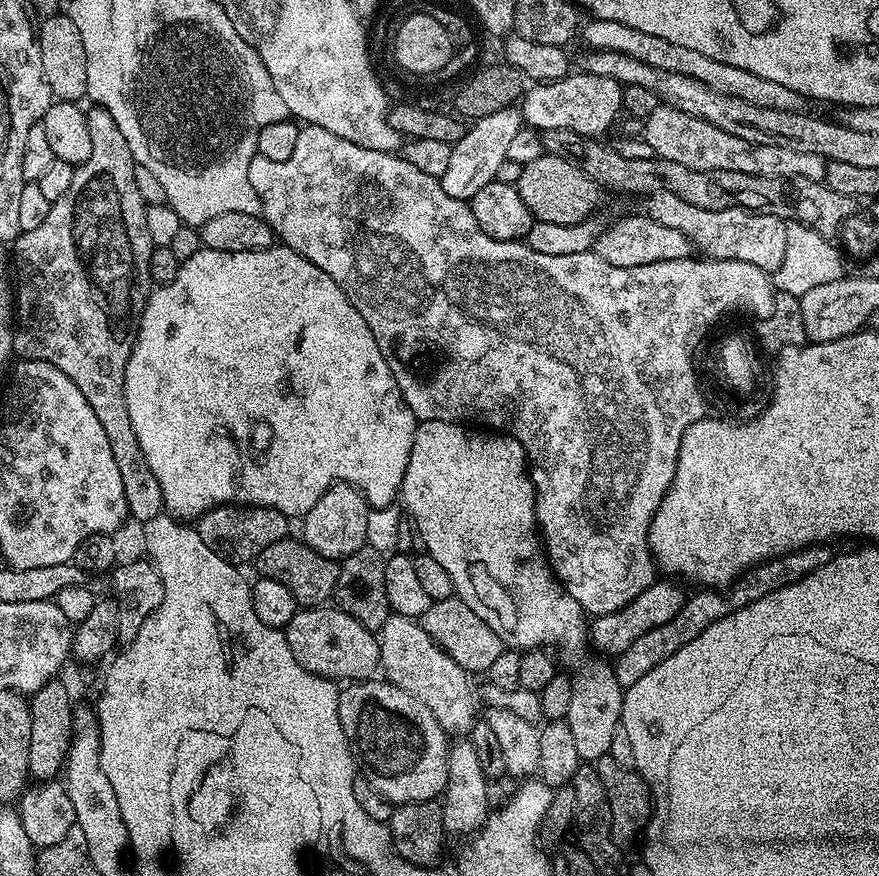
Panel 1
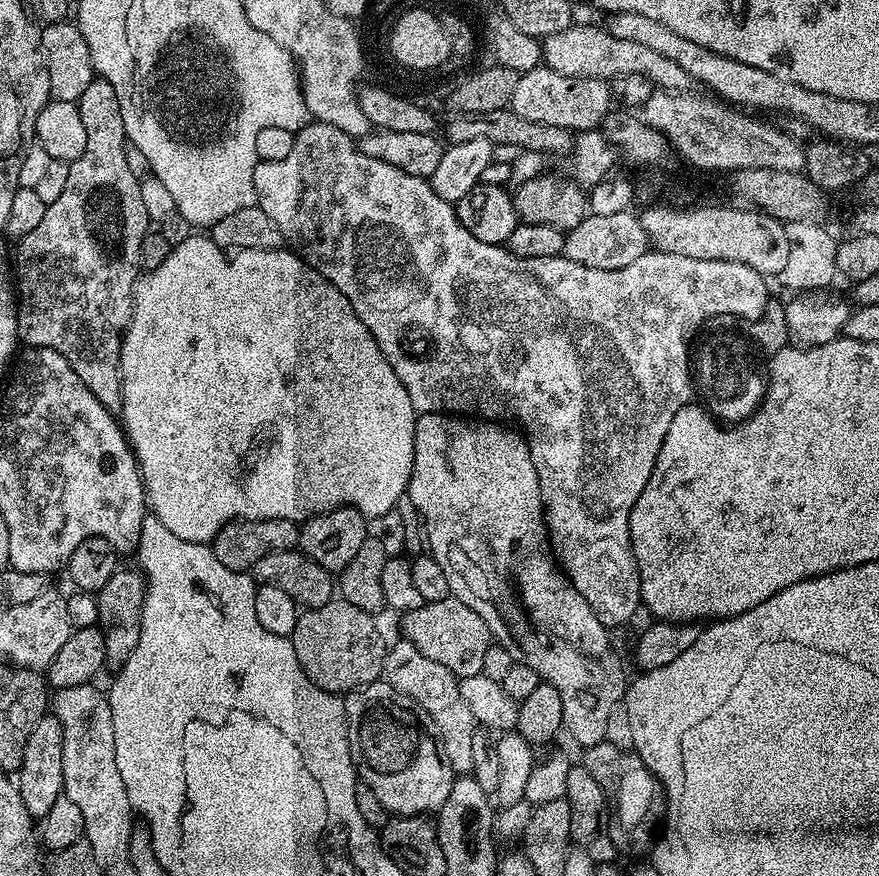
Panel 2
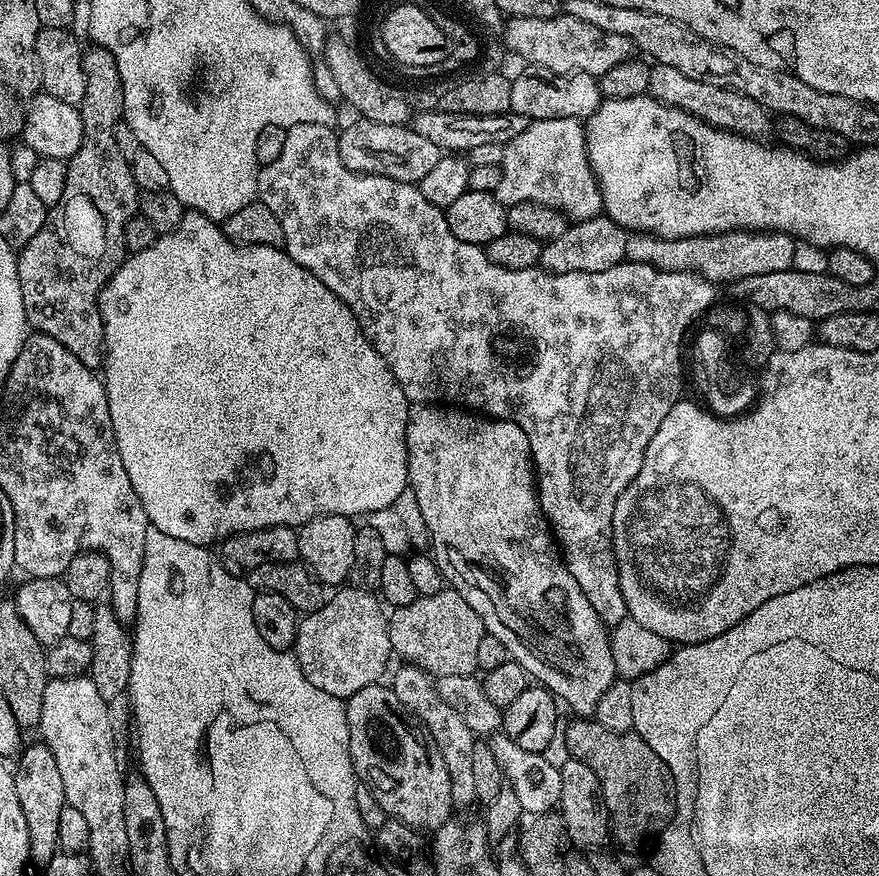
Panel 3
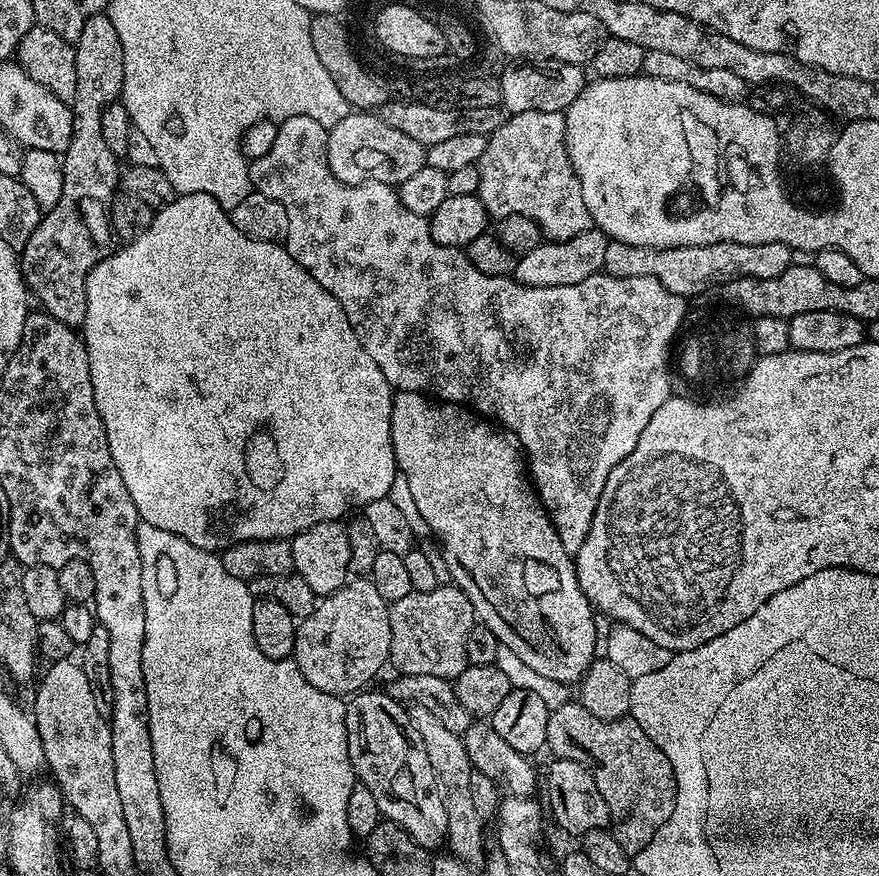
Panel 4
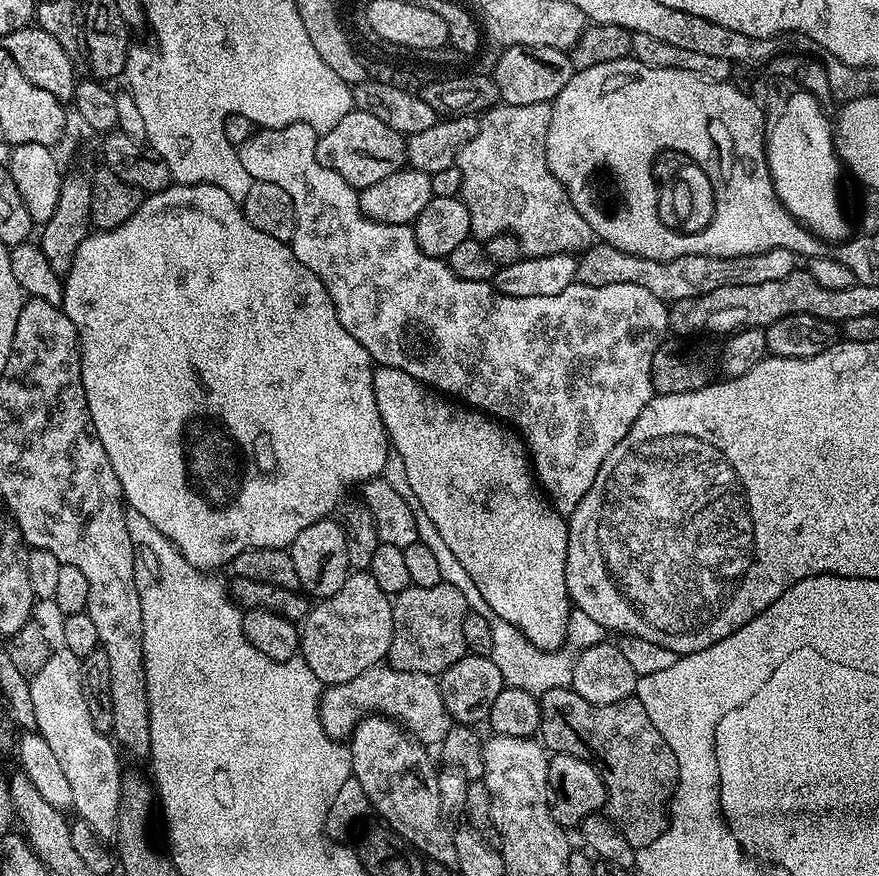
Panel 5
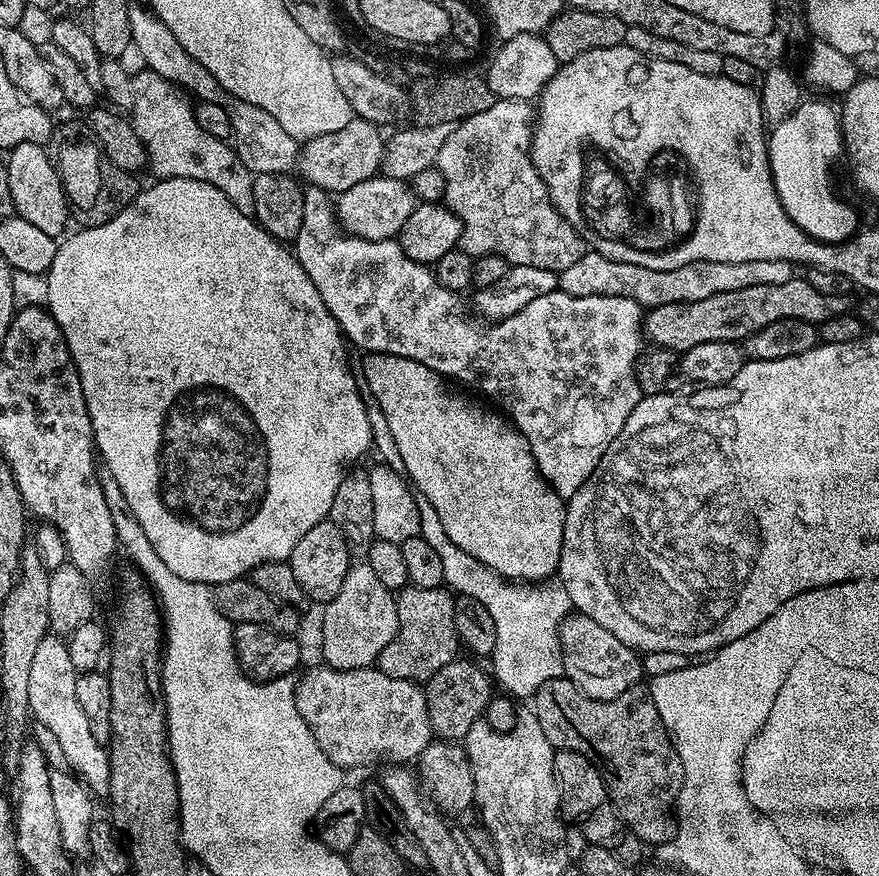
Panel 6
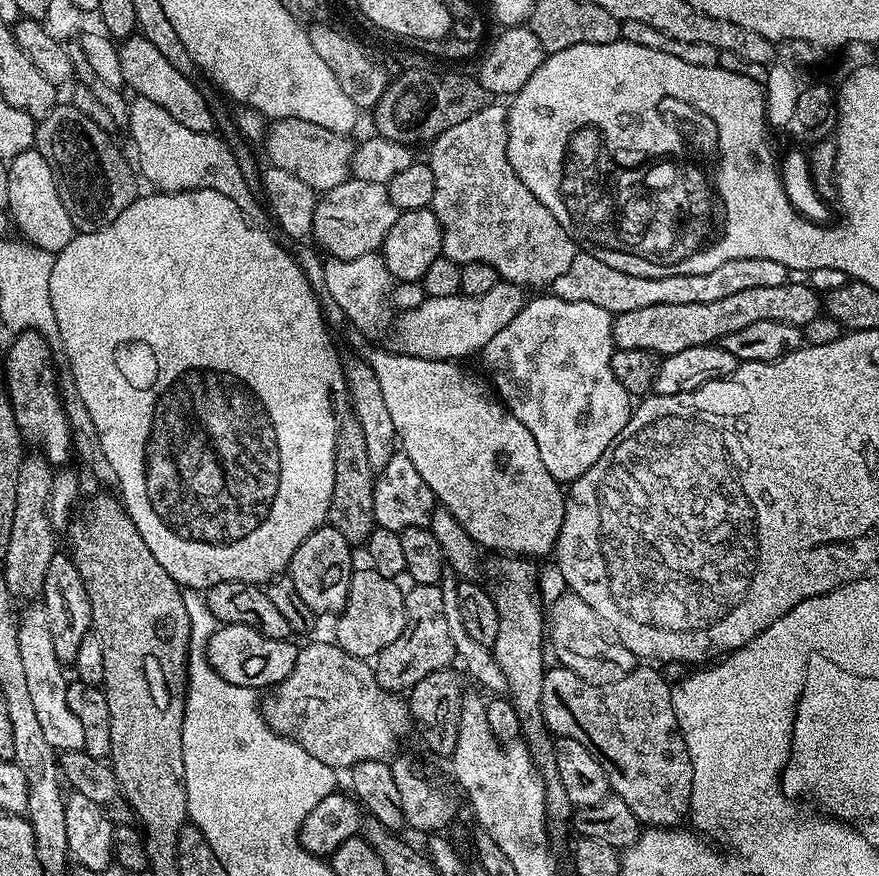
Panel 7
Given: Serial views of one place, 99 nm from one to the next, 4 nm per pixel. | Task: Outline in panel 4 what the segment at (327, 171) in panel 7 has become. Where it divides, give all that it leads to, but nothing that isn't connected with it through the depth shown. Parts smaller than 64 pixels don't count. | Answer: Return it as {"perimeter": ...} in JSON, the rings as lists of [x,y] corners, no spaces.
{"perimeter":[[[349,111],[348,116],[342,118],[342,122],[329,128],[327,154],[328,165],[334,178],[353,186],[371,186],[375,183],[399,186],[406,182],[406,178],[418,174],[418,170],[426,167],[425,145],[414,142],[414,138],[406,138],[406,134],[402,134],[402,130],[394,130],[394,126],[386,126],[386,122],[382,122],[379,115],[371,111]]]}

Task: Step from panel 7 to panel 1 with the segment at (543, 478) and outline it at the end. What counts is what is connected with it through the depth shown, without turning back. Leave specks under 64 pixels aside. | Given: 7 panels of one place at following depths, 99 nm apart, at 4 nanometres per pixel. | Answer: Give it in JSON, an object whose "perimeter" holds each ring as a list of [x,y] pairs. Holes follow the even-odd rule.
{"perimeter":[[[451,420],[419,421],[416,425],[414,442],[410,450],[410,462],[406,466],[406,474],[404,475],[402,504],[406,512],[412,515],[417,522],[420,540],[426,549],[427,555],[432,556],[440,563],[446,570],[446,574],[450,574],[450,582],[454,582],[456,587],[455,595],[462,602],[466,602],[466,606],[470,606],[470,610],[474,610],[474,614],[478,614],[478,618],[482,618],[482,622],[486,622],[486,626],[490,626],[490,630],[494,630],[494,634],[498,634],[498,638],[509,649],[548,650],[551,649],[551,644],[556,648],[565,648],[568,652],[580,652],[583,650],[584,644],[586,648],[590,640],[589,621],[586,619],[584,608],[578,606],[578,602],[574,602],[574,598],[570,598],[570,594],[557,580],[556,574],[548,562],[545,549],[542,547],[542,537],[536,523],[536,488],[532,485],[528,457],[524,454],[523,446],[513,436],[493,434],[488,430],[477,430],[472,426],[454,424]],[[588,664],[572,680],[570,710],[566,717],[570,734],[574,734],[574,746],[578,746],[581,761],[595,762],[609,755],[615,728],[620,726],[624,689],[620,687],[613,665]]]}

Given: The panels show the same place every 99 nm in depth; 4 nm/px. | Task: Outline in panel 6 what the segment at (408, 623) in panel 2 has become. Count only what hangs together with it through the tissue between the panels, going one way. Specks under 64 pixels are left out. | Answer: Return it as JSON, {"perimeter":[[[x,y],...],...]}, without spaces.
{"perimeter":[[[405,586],[399,589],[396,596],[398,630],[394,634],[390,646],[386,646],[386,650],[382,650],[378,661],[380,671],[390,674],[390,678],[427,682],[431,680],[435,672],[442,670],[442,666],[446,666],[450,661],[457,659],[456,646],[458,648],[458,637],[454,624],[455,604],[453,593],[444,586],[438,588]]]}

